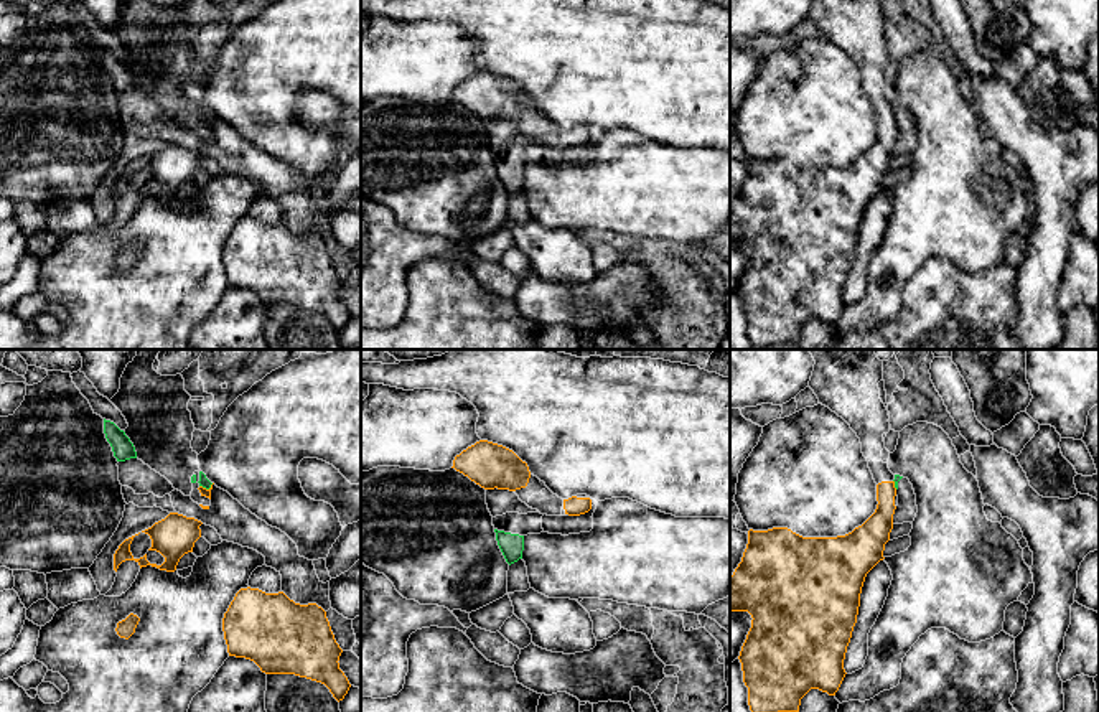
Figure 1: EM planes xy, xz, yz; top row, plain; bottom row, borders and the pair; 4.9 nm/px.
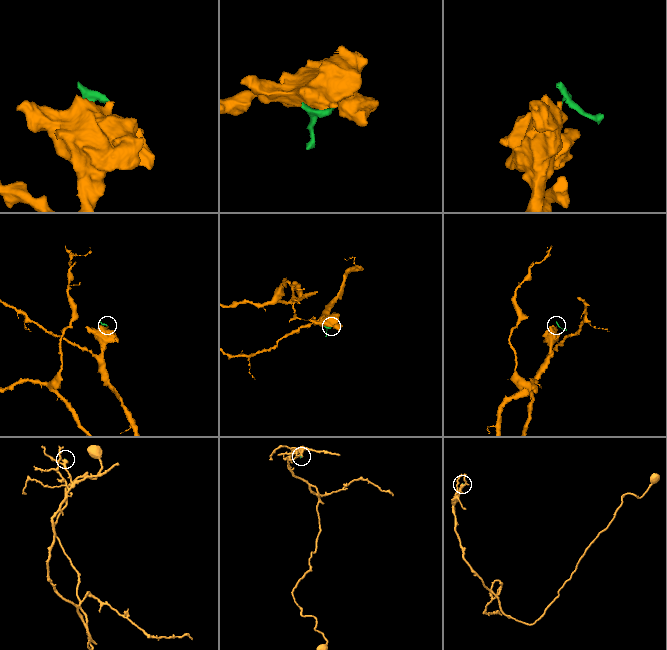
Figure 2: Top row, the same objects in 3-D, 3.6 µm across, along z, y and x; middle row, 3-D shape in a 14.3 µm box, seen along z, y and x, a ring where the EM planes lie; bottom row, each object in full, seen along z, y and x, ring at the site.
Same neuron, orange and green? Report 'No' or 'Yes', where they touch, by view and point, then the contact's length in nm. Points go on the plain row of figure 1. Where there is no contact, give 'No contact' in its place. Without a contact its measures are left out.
No. Touches orange at xy (205, 119). Shared border 70 nm

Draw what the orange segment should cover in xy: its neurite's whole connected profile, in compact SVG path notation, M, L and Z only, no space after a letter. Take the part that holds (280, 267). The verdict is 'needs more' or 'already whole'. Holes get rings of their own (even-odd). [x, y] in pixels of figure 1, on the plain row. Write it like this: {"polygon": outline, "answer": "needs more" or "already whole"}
{"polygon": "M241 219L224 244L222 262L229 287L250 290L265 305L295 305L321 313L338 333L351 318L338 293L343 280L334 270L326 242L316 234L295 234L283 222Z", "answer": "already whole"}

